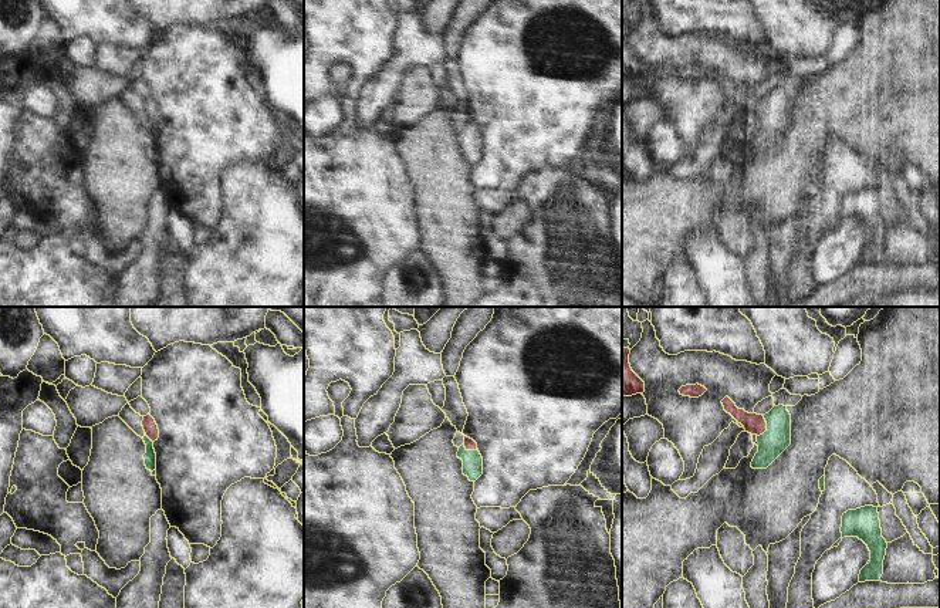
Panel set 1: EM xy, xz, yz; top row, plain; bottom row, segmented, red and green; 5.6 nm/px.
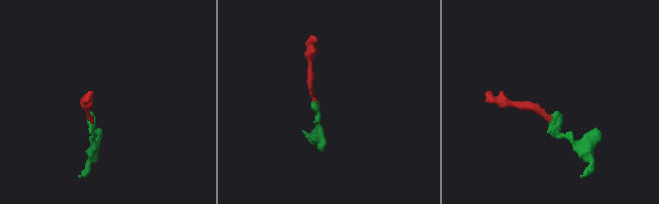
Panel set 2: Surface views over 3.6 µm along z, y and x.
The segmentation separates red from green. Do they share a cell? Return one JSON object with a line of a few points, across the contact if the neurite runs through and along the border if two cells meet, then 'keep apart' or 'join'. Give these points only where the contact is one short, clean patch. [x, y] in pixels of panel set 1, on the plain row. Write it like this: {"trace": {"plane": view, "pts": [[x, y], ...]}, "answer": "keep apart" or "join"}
{"trace": {"plane": "yz", "pts": [[754, 105], [766, 108], [777, 120]]}, "answer": "join"}

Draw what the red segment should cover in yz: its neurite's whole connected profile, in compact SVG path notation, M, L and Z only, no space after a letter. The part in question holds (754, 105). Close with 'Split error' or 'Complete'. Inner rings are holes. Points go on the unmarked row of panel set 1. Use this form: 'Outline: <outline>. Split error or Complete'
Outline: M728 78L721 85L745 114L757 118L758 134L751 143L753 151L767 151L791 126L791 97L787 88L774 87L768 95L757 97L738 91Z. Split error

